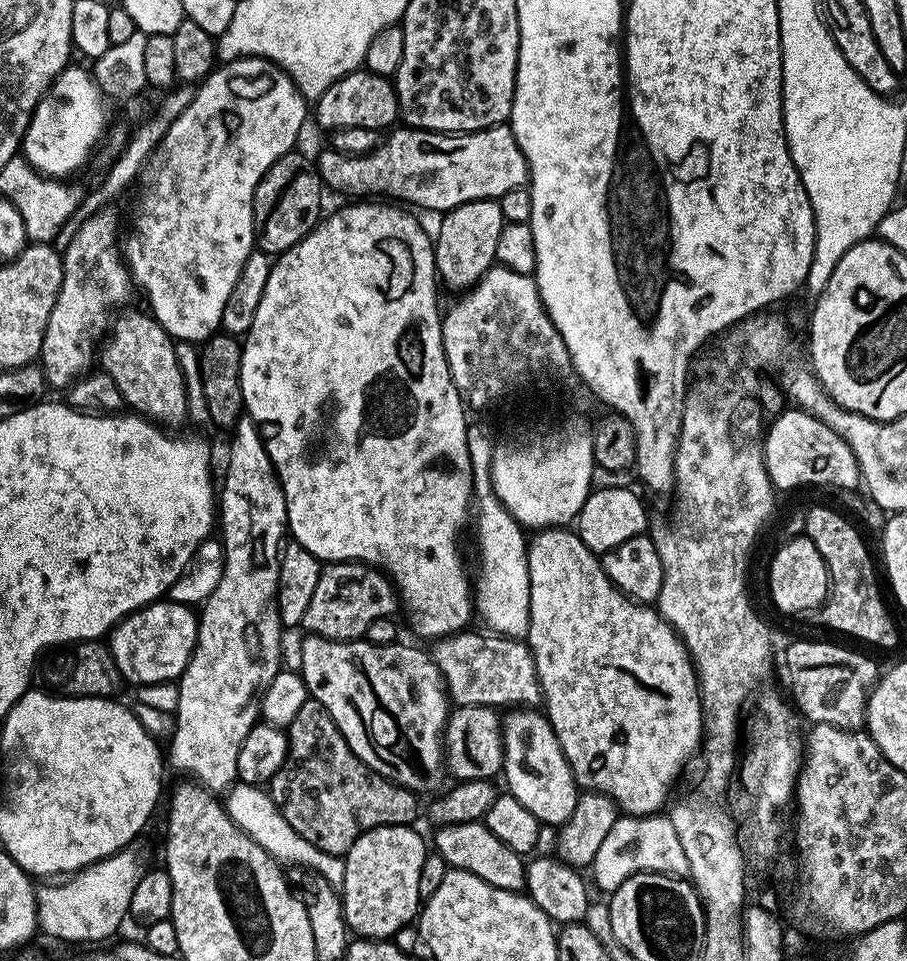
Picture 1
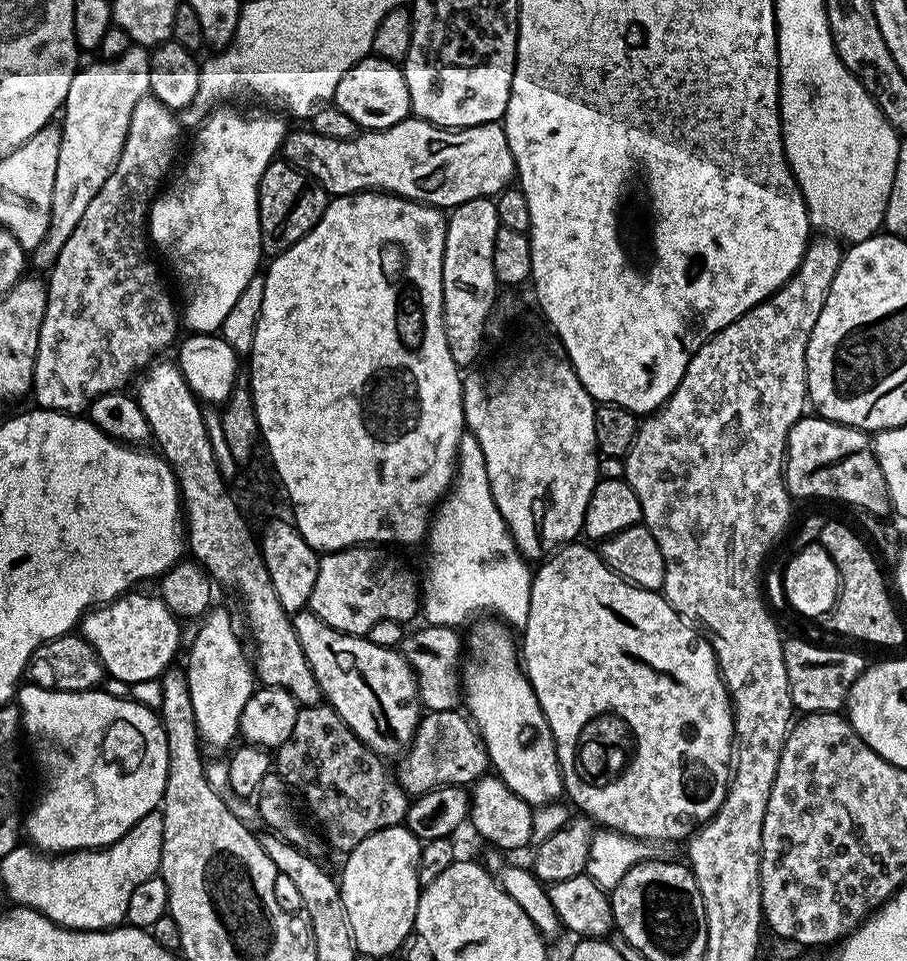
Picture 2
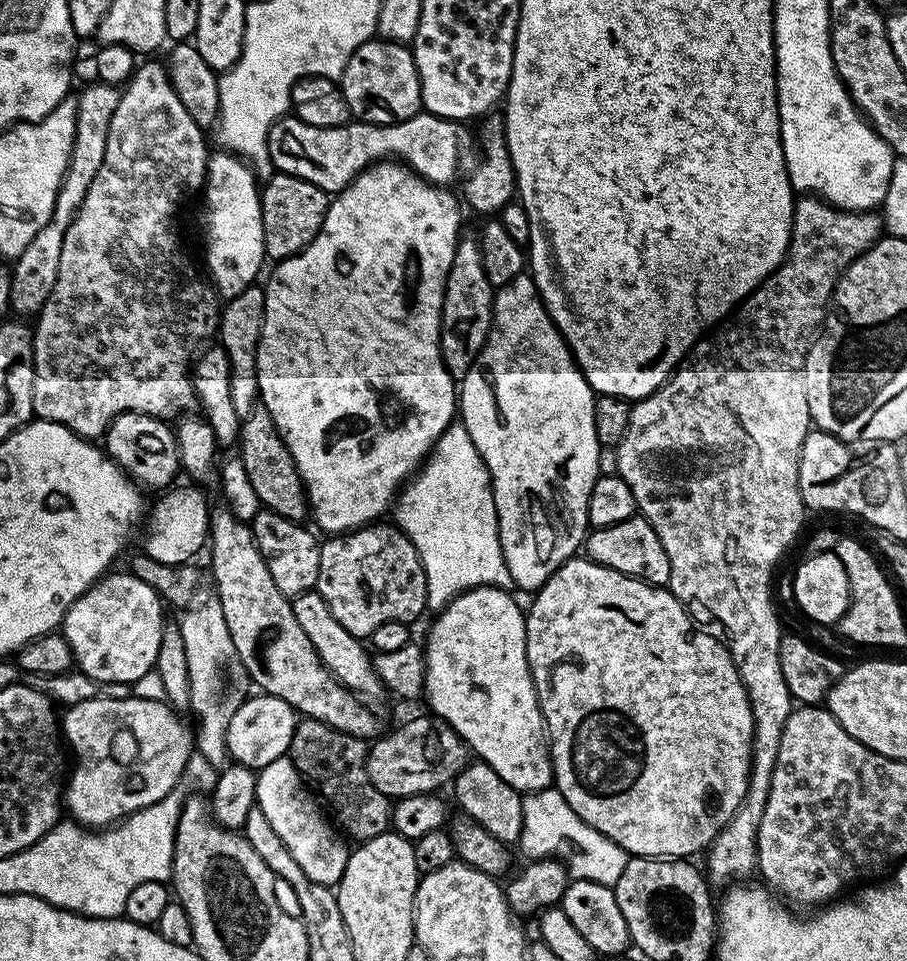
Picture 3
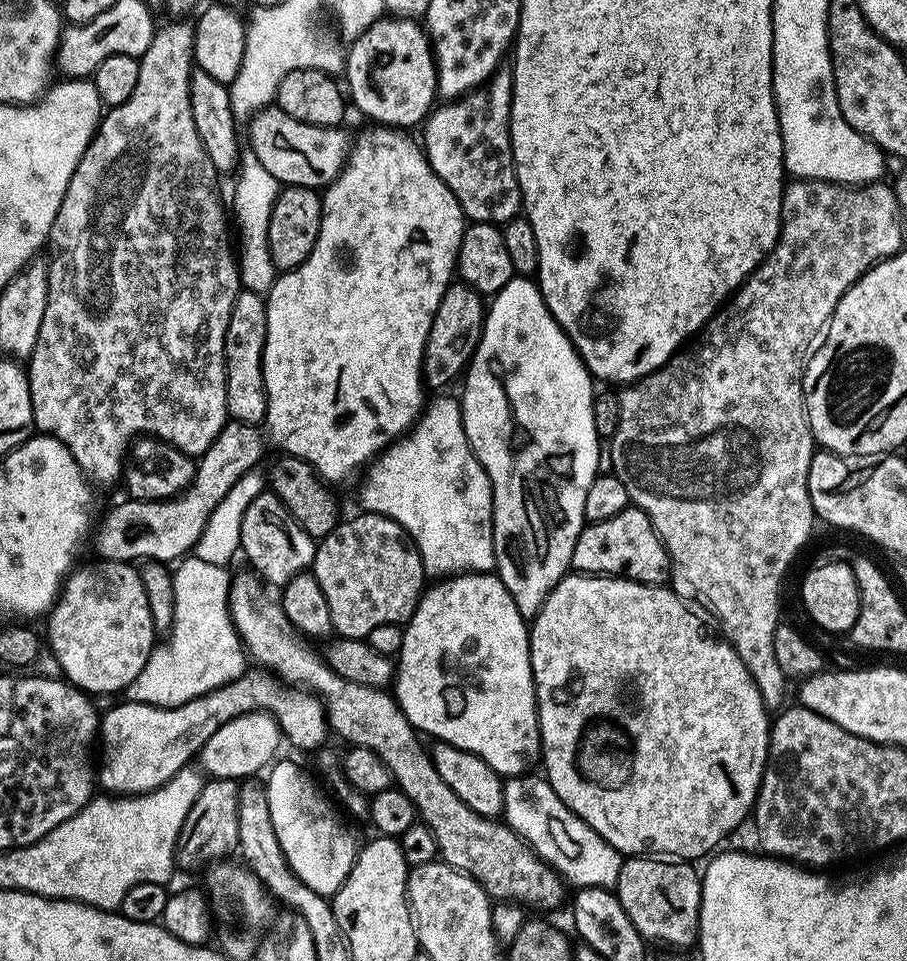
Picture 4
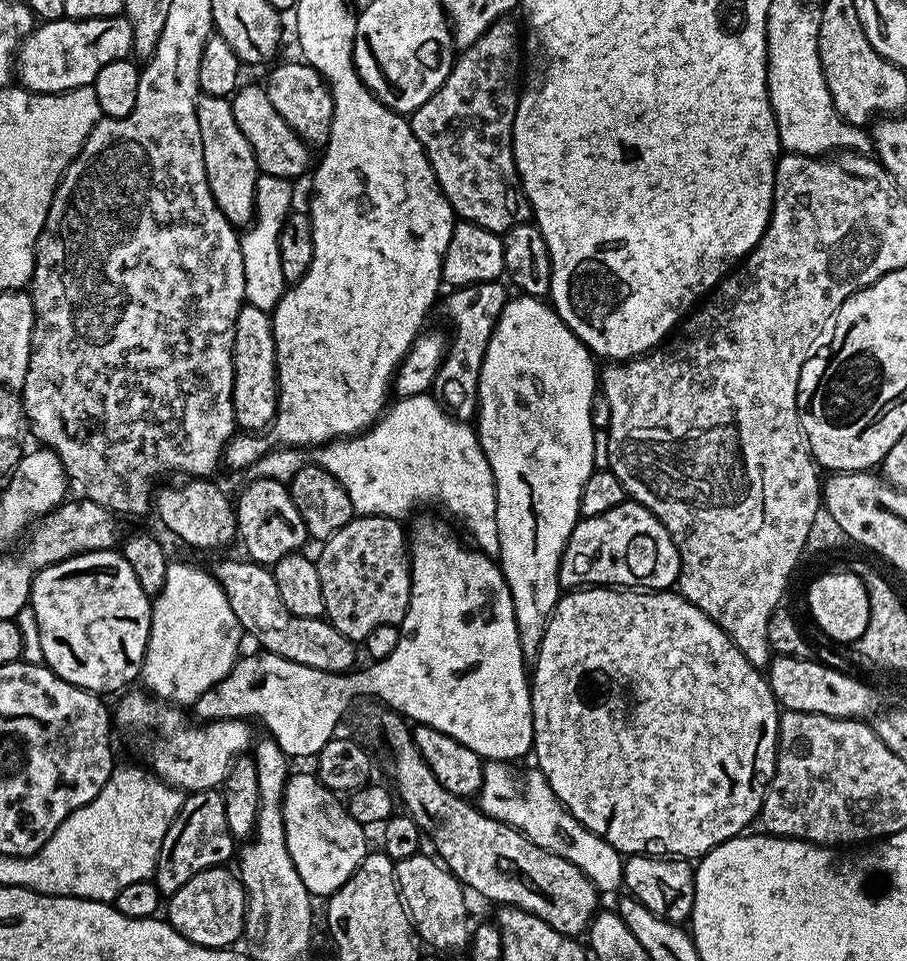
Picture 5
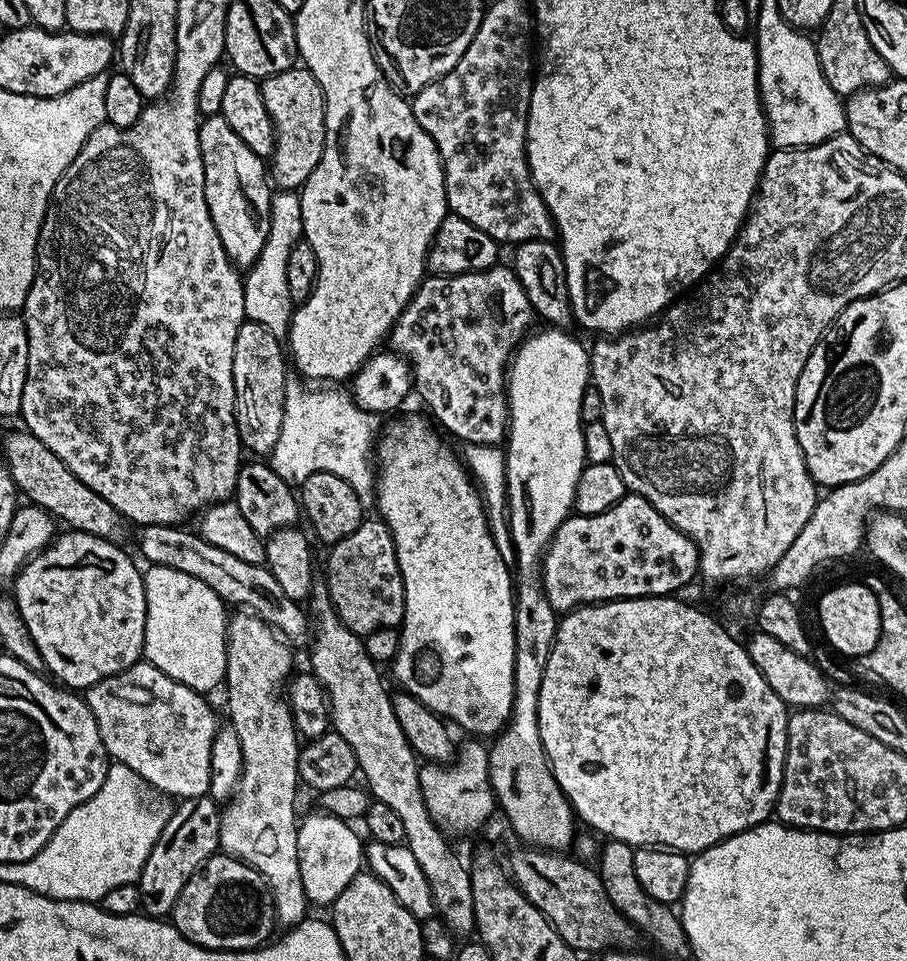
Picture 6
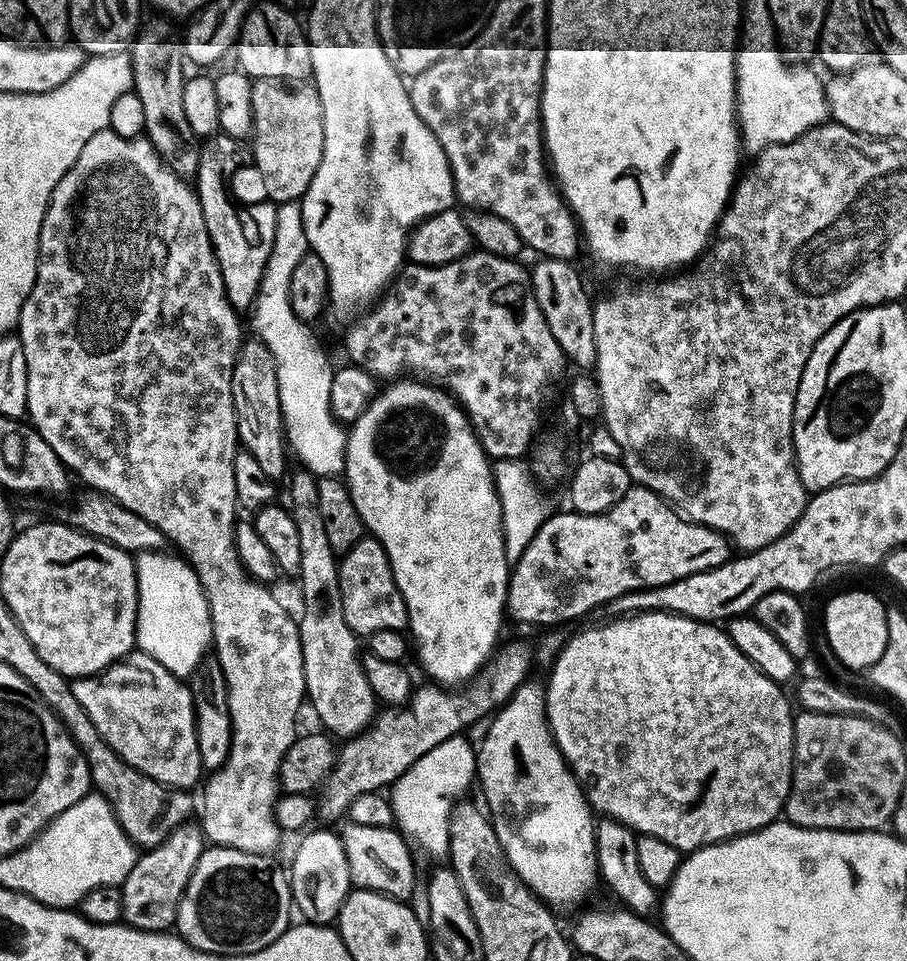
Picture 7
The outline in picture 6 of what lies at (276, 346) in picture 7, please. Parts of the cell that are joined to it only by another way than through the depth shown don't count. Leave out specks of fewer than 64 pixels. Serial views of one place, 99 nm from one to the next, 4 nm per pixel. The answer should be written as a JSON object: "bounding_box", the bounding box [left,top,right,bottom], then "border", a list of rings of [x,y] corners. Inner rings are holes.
{"bounding_box":[243,190,382,498],"border":[[[292,190],[277,191],[272,198],[270,230],[266,234],[266,246],[262,246],[262,254],[258,254],[251,268],[247,269],[243,282],[245,317],[266,326],[270,334],[281,338],[287,337],[294,311],[290,290],[286,290],[286,262],[290,262],[290,250],[294,250],[303,234],[299,195]],[[290,378],[286,382],[286,398],[284,399],[284,413],[282,414],[282,434],[270,454],[270,463],[274,474],[288,484],[298,486],[310,478],[310,474],[325,472],[338,474],[361,498],[367,497],[374,488],[374,464],[370,457],[374,452],[374,445],[378,439],[382,424],[379,424],[377,413],[363,412],[347,391],[339,392],[336,386],[320,386],[317,392],[311,392],[305,381],[300,378]]]}

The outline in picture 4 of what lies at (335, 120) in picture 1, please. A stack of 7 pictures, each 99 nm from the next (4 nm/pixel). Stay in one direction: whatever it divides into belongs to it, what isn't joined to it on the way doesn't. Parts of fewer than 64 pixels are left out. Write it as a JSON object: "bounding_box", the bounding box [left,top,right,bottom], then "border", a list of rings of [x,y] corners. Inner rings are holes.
{"bounding_box":[346,18,438,130],"border":[[[381,18],[370,25],[365,32],[356,40],[351,41],[350,47],[346,52],[346,73],[348,72],[348,88],[346,84],[346,92],[356,103],[356,108],[364,116],[369,116],[371,123],[376,126],[387,126],[390,128],[399,128],[401,130],[412,130],[412,127],[423,125],[427,115],[434,107],[434,101],[437,99],[438,93],[436,90],[436,58],[432,54],[432,42],[428,38],[427,31],[423,23],[415,20],[402,20],[399,18]]]}

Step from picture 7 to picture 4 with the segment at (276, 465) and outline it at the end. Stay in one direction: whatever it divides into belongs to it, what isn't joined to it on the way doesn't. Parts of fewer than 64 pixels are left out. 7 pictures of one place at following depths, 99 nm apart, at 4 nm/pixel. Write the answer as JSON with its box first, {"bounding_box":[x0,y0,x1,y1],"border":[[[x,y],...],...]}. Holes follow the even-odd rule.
{"bounding_box":[224,290,268,426],"border":[[[241,290],[234,298],[234,310],[230,310],[230,326],[226,326],[226,338],[224,339],[224,368],[228,372],[226,374],[226,406],[228,407],[228,415],[233,421],[237,420],[240,426],[256,426],[256,423],[263,421],[268,415],[268,399],[266,398],[266,390],[264,389],[264,343],[266,342],[266,306],[267,299],[258,292],[246,292]]]}

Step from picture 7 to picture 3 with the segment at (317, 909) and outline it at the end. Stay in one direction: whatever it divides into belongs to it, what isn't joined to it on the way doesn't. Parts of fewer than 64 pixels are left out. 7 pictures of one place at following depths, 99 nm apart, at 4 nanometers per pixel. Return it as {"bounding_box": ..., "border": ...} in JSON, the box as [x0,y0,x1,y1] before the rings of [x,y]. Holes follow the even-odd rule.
{"bounding_box":[256,756,349,886],"border":[[[279,756],[274,762],[270,762],[270,766],[259,769],[256,778],[256,807],[262,810],[262,814],[266,814],[270,826],[274,826],[274,834],[282,838],[286,850],[290,850],[294,862],[302,866],[306,878],[329,886],[339,884],[346,870],[349,845],[344,845],[345,837],[322,811],[317,797],[306,787],[300,771],[287,756]]]}

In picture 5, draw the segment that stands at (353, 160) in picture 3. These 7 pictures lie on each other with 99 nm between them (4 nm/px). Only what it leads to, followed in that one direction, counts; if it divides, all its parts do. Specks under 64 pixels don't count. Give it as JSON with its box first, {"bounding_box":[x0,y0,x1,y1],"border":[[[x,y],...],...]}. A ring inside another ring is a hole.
{"bounding_box":[231,83,314,178],"border":[[[241,83],[231,97],[232,109],[234,110],[234,119],[238,122],[238,130],[242,130],[246,142],[250,142],[250,150],[254,150],[254,158],[256,159],[256,167],[263,175],[266,176],[283,176],[285,178],[297,178],[304,171],[307,173],[313,167],[314,156],[310,153],[309,145],[290,125],[286,122],[286,118],[282,118],[282,114],[278,114],[278,110],[274,110],[274,102],[270,102],[267,87],[256,84]]]}

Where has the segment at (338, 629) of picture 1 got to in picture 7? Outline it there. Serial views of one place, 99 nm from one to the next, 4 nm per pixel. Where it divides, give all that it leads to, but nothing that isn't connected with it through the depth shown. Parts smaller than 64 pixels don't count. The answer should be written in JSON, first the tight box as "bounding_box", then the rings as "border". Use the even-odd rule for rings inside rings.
{"bounding_box":[339,535,408,638],"border":[[[365,535],[349,552],[343,553],[339,561],[340,589],[342,590],[342,614],[346,614],[346,626],[356,633],[357,637],[366,638],[374,634],[374,630],[404,630],[408,627],[408,611],[402,598],[402,590],[394,582],[392,567],[388,561],[386,550],[376,541],[375,536]]]}

